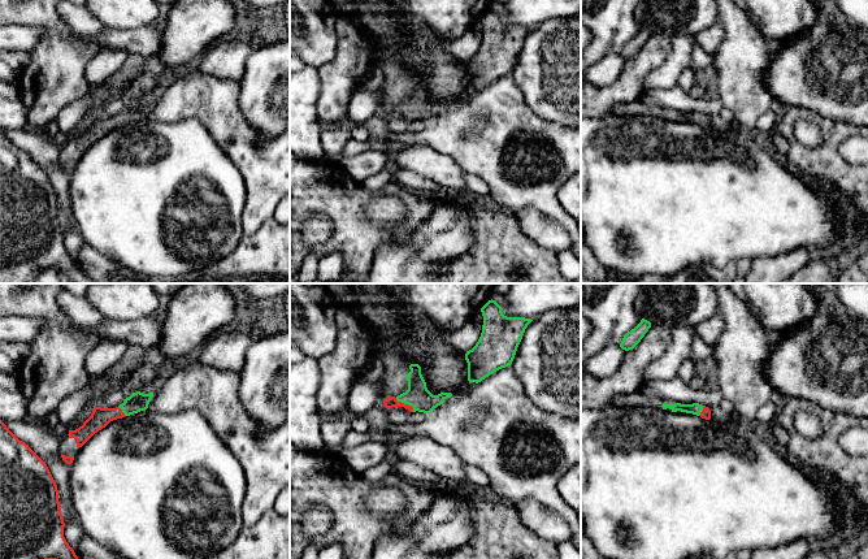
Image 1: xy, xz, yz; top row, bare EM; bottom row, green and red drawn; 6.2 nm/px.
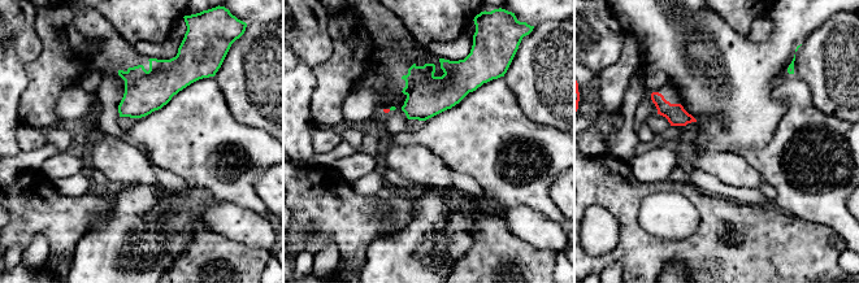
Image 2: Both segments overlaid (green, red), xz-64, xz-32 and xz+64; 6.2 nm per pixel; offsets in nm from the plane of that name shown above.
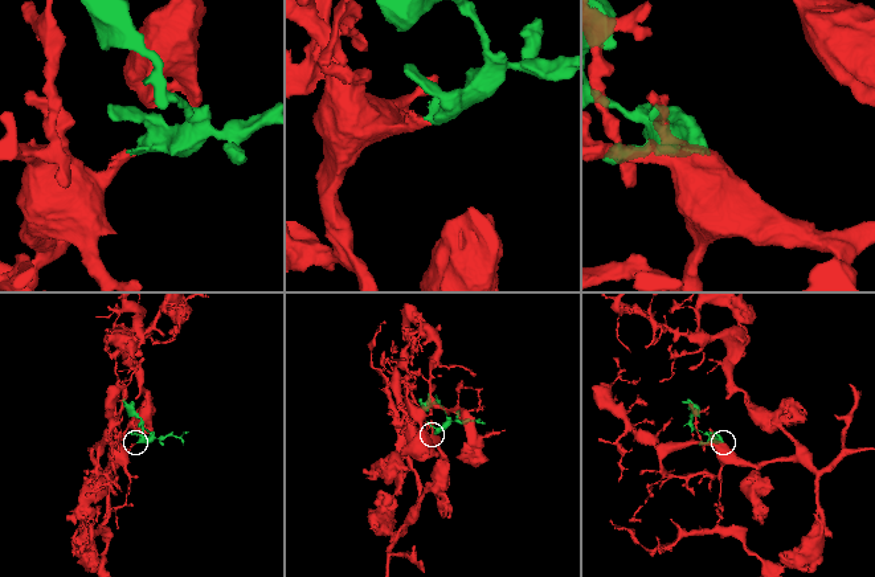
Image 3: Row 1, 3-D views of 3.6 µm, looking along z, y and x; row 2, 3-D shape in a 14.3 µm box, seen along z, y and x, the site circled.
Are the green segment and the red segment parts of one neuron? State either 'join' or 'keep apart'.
join

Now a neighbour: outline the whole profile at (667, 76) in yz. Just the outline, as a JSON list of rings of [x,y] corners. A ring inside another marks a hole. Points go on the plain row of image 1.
[[[674,36],[665,61],[646,77],[643,90],[672,88],[677,86],[681,73],[689,68],[696,42],[694,36]]]

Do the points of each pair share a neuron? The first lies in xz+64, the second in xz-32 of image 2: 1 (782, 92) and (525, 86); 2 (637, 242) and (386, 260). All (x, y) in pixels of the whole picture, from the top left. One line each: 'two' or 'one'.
1: two
2: two

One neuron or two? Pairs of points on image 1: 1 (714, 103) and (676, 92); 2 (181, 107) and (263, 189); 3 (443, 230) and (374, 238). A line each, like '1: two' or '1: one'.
1: one
2: one
3: two

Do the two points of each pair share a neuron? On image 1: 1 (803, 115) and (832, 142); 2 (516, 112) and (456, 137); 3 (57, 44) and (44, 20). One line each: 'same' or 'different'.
1: same
2: same
3: same

